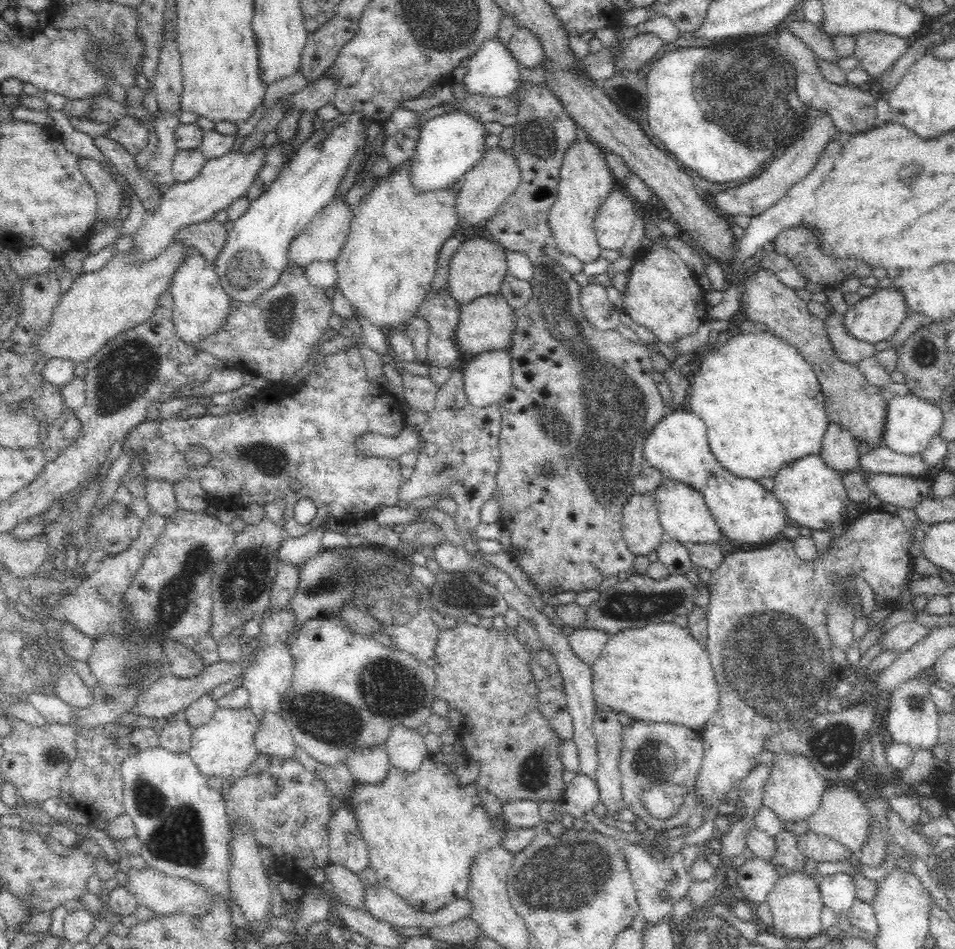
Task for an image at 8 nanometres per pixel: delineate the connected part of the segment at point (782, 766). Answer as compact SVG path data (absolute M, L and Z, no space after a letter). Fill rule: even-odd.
M783 752L774 755L769 764L769 776L763 790L763 804L771 808L783 826L787 822L804 820L813 815L821 803L821 794L826 780L812 767L810 760L802 754Z

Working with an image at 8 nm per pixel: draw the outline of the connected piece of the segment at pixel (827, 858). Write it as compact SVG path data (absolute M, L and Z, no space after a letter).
M808 829L797 836L797 847L806 859L820 862L850 862L852 851L836 842L833 838L816 834Z

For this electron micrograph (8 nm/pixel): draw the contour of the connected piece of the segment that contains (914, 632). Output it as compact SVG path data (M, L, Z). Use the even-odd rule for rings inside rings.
M916 621L902 622L880 636L879 646L882 651L904 652L922 641L929 630Z

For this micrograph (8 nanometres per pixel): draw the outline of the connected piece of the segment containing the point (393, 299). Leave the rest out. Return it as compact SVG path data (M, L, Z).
M409 160L398 165L388 176L381 177L378 184L366 190L359 203L353 207L346 242L335 258L338 271L335 290L339 289L350 301L354 316L360 315L374 326L387 332L388 329L404 328L406 322L415 316L418 305L430 291L430 284L436 272L438 252L448 238L459 235L460 221L454 209L460 183L450 184L444 190L418 192L413 188Z

